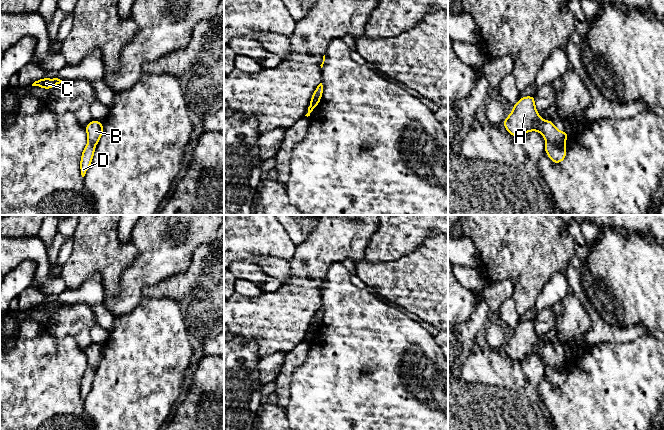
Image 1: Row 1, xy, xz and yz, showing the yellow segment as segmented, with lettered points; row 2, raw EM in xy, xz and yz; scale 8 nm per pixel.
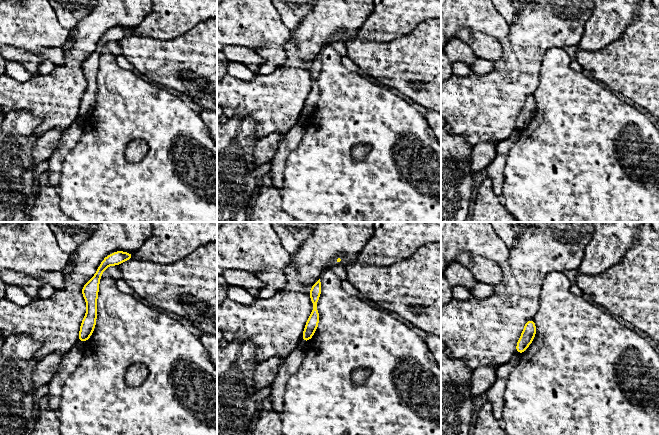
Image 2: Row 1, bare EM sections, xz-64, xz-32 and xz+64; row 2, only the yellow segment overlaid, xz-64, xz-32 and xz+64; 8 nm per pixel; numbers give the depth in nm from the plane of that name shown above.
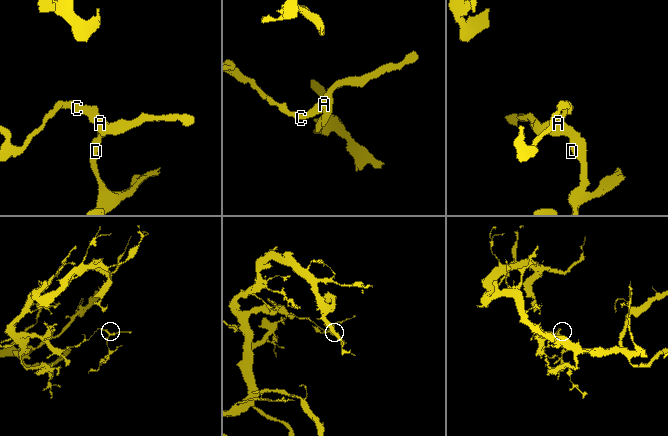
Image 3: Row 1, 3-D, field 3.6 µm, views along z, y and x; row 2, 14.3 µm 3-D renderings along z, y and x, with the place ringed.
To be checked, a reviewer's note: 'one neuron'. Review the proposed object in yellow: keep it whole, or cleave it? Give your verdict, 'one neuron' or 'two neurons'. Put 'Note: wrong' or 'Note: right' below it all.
two neurons
Note: wrong

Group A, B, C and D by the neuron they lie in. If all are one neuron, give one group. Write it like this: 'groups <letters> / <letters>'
groups A B C / D

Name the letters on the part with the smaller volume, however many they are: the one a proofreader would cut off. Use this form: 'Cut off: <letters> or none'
Cut off: D

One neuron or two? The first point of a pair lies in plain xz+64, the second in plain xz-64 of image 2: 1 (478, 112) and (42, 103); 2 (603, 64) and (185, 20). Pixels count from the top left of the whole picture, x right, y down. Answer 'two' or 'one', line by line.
1: one
2: two

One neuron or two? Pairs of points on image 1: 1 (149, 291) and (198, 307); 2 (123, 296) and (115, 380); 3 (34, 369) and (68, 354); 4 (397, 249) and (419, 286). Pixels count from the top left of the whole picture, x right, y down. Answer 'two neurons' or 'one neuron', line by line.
1: one neuron
2: two neurons
3: one neuron
4: two neurons

